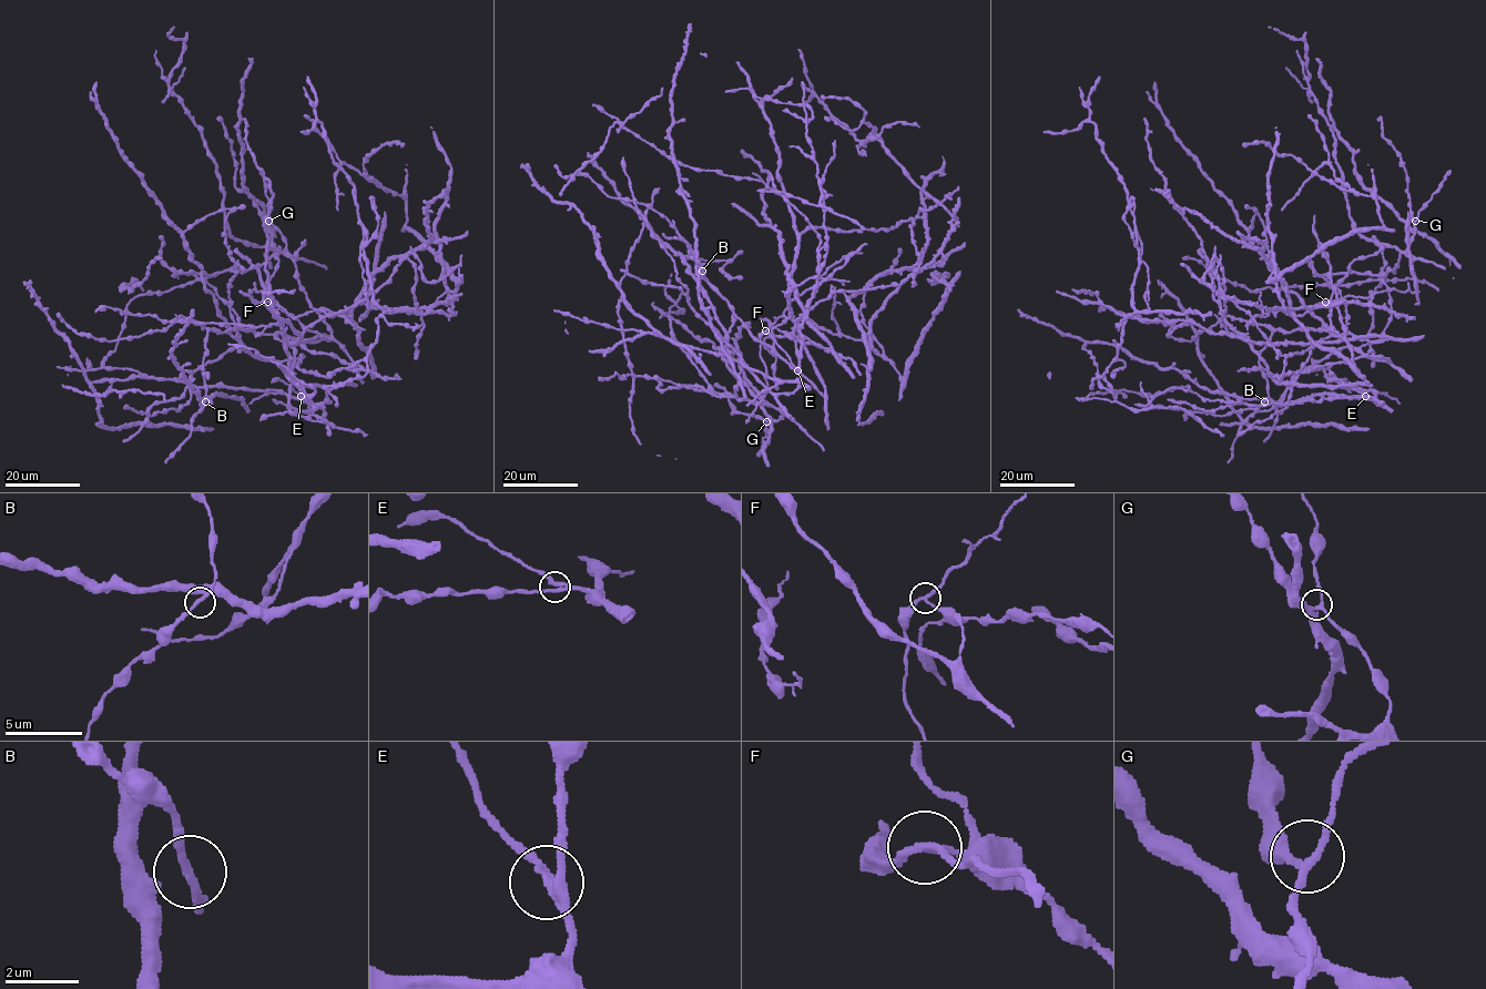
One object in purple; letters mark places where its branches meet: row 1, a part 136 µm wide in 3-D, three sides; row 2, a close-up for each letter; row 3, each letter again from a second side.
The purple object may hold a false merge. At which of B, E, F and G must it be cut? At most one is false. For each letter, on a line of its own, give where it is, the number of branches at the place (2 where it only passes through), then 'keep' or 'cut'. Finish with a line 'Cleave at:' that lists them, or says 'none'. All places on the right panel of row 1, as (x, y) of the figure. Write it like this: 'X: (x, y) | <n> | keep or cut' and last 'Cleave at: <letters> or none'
B: (1264, 401) | 3 | keep
E: (1365, 396) | 3 | keep
F: (1325, 302) | 3 | cut
G: (1415, 221) | 3 | keep
Cleave at: F

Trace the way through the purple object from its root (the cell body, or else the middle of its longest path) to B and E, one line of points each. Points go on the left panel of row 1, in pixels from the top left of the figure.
B: (221, 332), (211, 329), (205, 343), (205, 401)
E: (221, 332), (211, 329), (206, 335), (206, 399), (201, 404), (214, 394), (233, 396), (236, 389), (301, 396)

